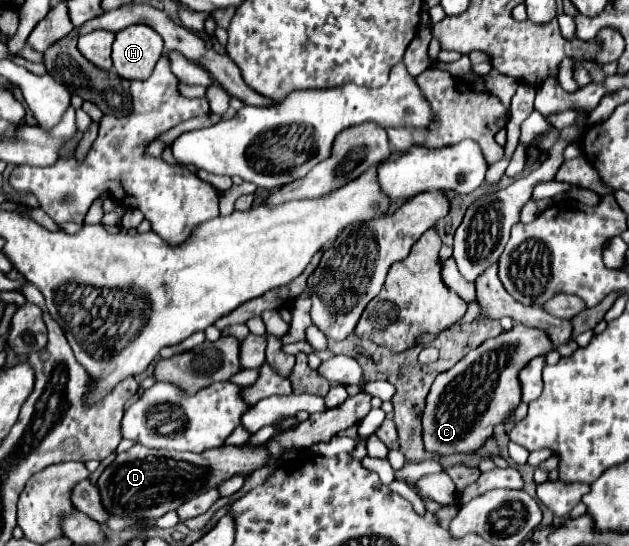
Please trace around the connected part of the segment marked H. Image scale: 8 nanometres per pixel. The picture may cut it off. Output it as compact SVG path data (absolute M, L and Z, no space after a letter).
M131 25L115 35L113 67L123 79L147 79L163 53L161 35L147 25Z

